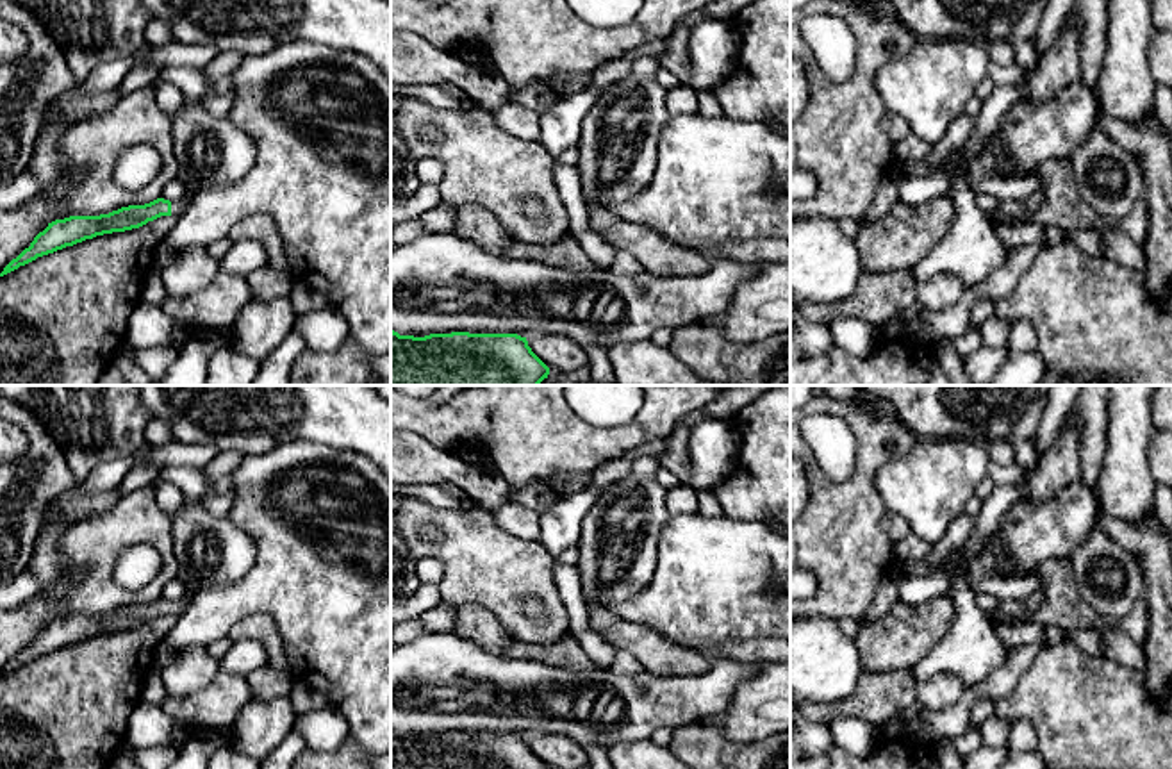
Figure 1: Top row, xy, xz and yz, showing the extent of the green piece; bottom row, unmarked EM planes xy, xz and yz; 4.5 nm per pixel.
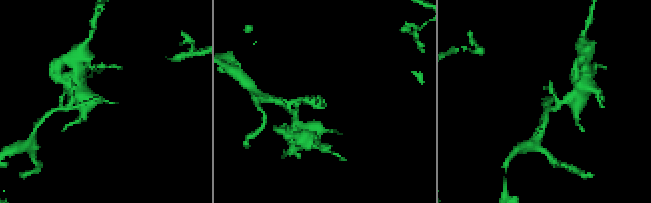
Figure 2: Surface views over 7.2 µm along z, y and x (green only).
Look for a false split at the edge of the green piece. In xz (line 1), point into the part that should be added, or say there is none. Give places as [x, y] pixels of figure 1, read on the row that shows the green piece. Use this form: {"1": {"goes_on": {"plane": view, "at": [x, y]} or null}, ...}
{"1": {"goes_on": null}}

